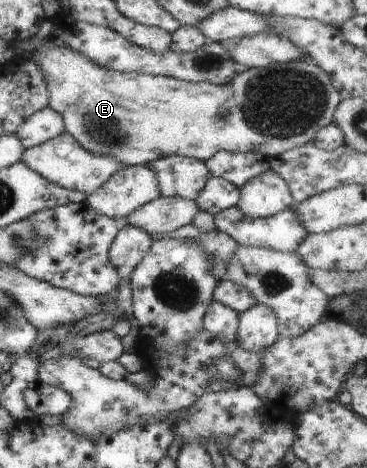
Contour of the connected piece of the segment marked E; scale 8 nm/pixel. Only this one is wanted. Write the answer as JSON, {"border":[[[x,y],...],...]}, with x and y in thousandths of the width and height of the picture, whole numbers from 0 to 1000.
{"border":[[[109,88],[106,103],[82,118],[60,109],[57,128],[90,137],[120,169],[131,222],[172,259],[177,284],[223,318],[267,335],[311,335],[343,355],[376,355],[436,335],[496,333],[564,344],[599,323],[703,329],[741,340],[763,327],[847,306],[861,280],[902,265],[916,224],[929,209],[902,182],[902,169],[853,135],[796,130],[747,143],[681,147],[643,156],[616,182],[578,182],[567,173],[512,177],[447,162],[283,147],[229,118],[169,100],[163,92]]]}

